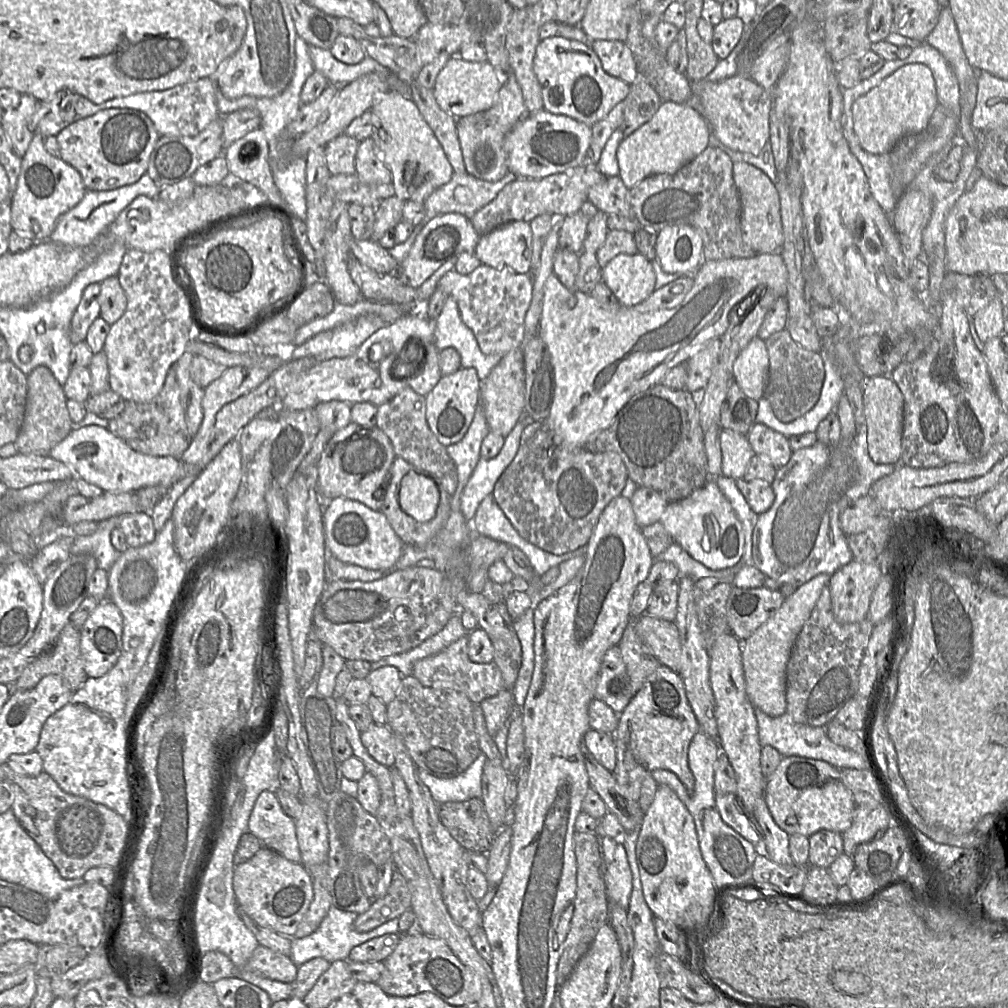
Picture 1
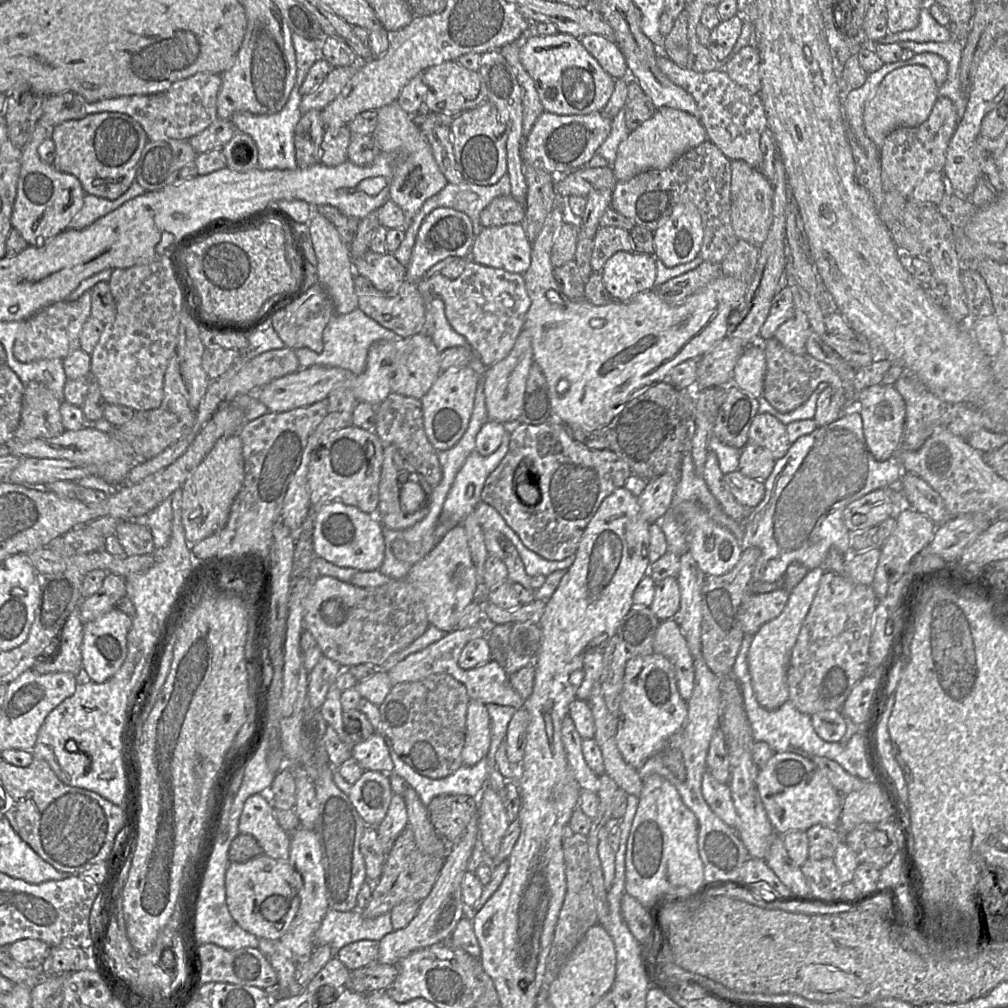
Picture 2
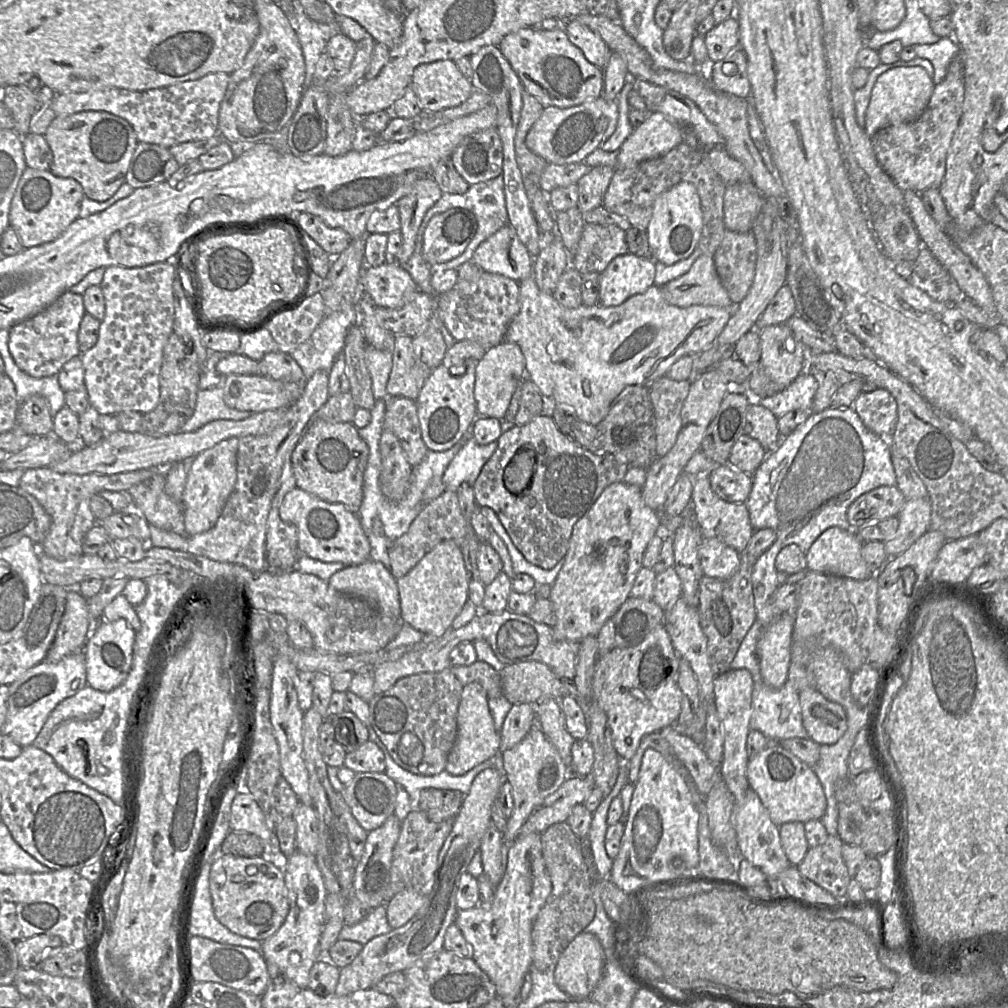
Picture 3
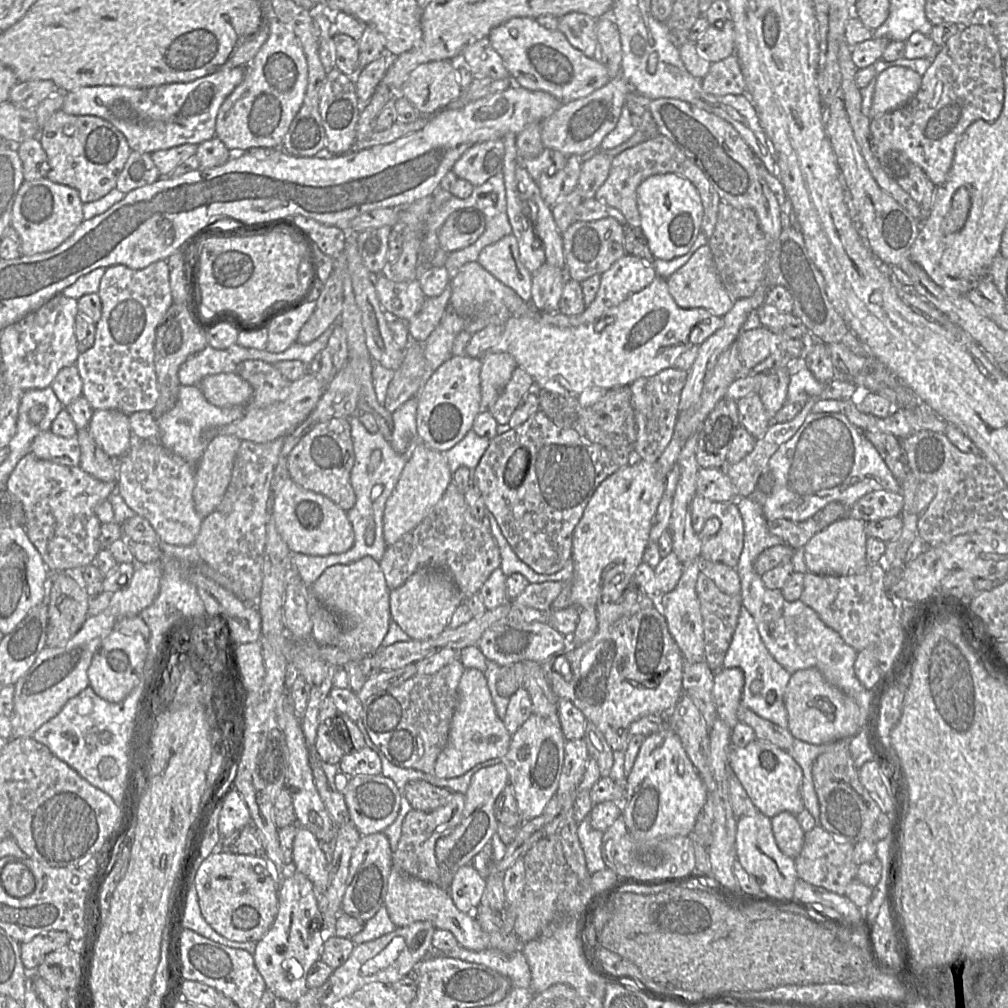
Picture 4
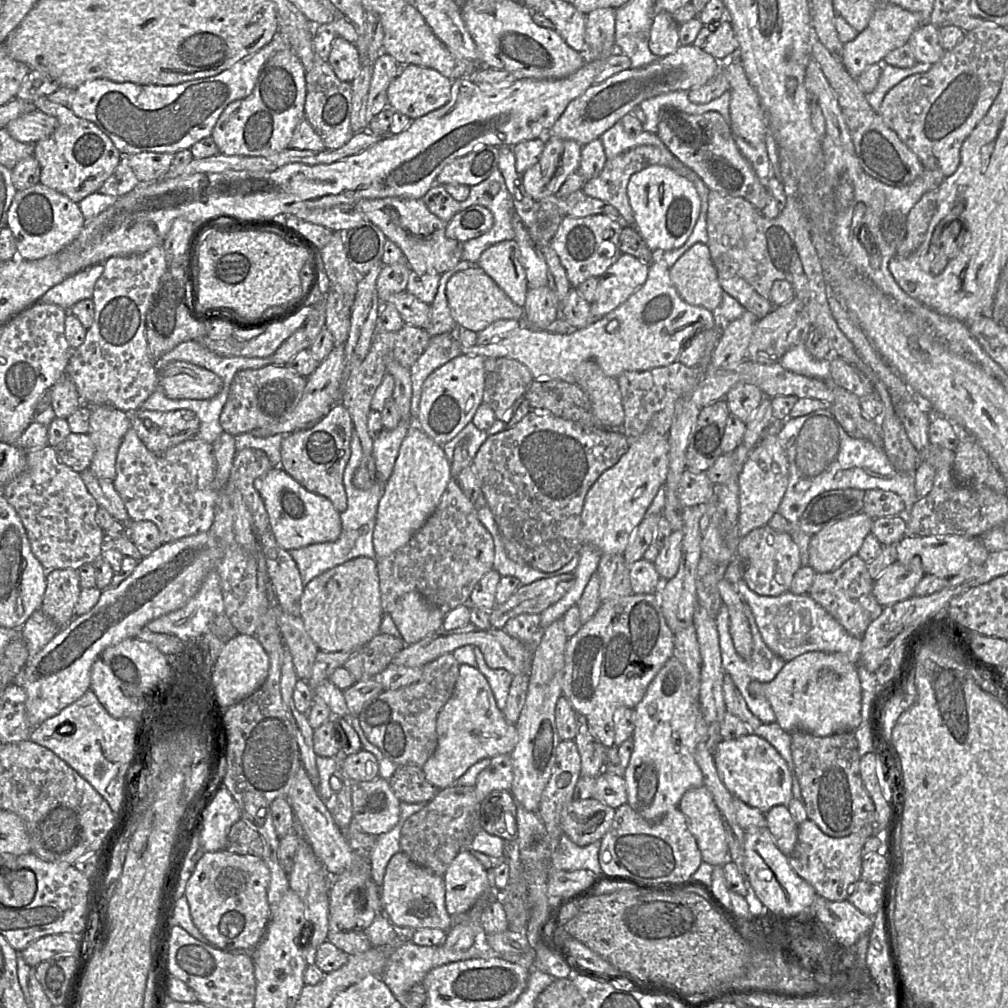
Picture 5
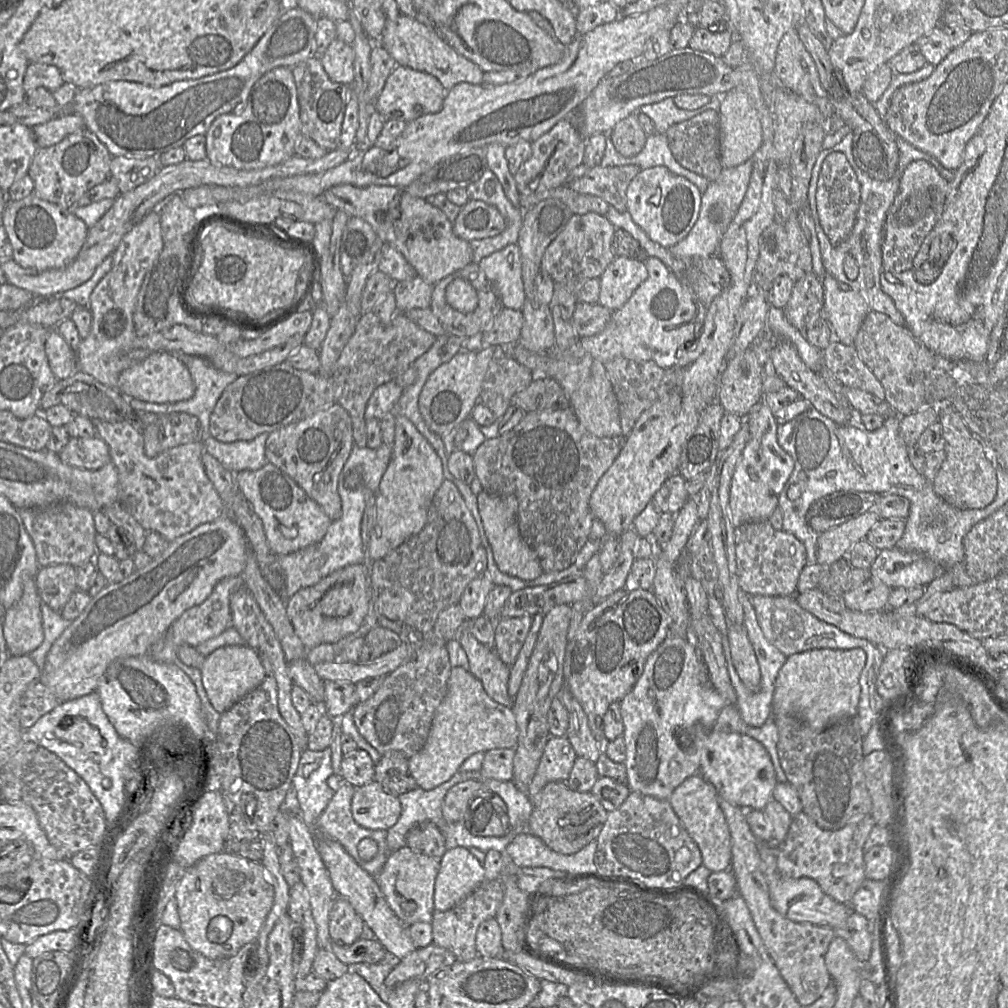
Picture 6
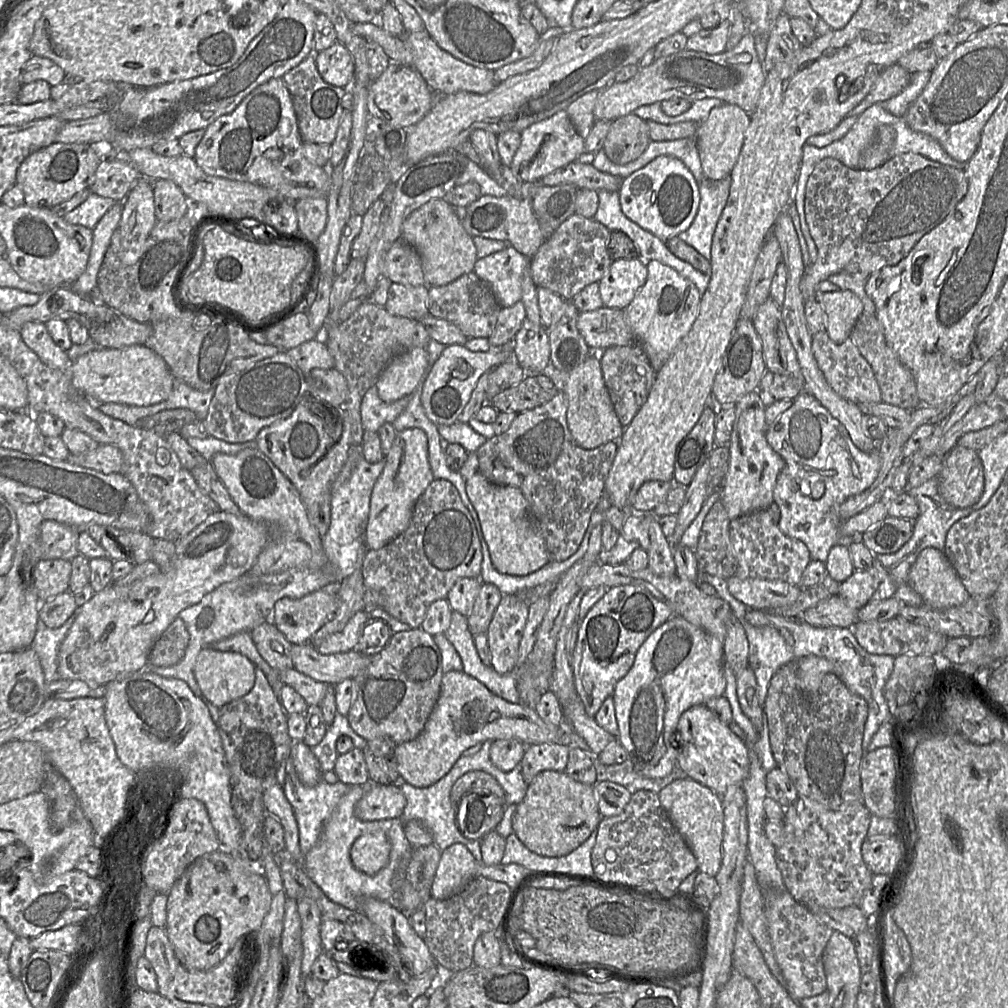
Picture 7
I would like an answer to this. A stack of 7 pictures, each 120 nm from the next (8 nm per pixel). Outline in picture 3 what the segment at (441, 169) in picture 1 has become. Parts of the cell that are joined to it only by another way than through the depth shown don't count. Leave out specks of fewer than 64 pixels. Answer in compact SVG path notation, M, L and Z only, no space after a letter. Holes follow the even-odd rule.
M433 177L419 179L411 192L398 200L402 246L396 262L404 265L412 256L418 229L426 212L440 199L442 191Z

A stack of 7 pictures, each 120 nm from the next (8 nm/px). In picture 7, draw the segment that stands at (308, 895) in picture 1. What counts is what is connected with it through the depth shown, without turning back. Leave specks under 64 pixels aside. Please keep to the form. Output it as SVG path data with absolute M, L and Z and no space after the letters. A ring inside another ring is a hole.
M222 850L196 859L171 887L166 905L166 933L180 963L189 970L209 970L217 966L236 942L257 932L271 905L271 893L259 863L233 857Z

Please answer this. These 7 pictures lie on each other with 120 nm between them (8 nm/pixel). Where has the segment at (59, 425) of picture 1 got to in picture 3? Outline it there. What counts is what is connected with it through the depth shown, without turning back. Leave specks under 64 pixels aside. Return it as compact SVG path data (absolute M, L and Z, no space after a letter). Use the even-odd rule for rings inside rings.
M34 394L19 405L14 429L31 436L52 435L53 419L47 399Z

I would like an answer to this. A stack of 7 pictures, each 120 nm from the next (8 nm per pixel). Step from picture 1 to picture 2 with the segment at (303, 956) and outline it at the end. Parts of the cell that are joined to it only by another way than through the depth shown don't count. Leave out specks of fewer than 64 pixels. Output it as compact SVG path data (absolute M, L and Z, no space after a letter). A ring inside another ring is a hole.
M329 909L315 932L313 941L314 947L328 945L333 950L333 956L335 956L347 944L360 940L380 941L392 931L390 912L386 912L375 918L365 918L361 910L337 911Z

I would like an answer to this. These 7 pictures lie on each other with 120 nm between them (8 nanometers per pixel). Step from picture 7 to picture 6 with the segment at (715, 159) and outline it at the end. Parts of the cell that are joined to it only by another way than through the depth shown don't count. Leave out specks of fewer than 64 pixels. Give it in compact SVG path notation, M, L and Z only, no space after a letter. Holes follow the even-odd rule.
M734 88L724 93L718 114L720 160L723 168L735 167L751 159L763 144L763 135L759 115L747 93L741 88Z

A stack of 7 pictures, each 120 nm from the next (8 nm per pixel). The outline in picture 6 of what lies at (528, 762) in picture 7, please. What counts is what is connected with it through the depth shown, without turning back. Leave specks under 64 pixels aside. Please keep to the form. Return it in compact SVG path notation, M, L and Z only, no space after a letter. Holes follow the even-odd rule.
M551 737L544 749L534 777L528 787L528 797L534 807L536 797L550 782L567 782L576 752L567 737Z

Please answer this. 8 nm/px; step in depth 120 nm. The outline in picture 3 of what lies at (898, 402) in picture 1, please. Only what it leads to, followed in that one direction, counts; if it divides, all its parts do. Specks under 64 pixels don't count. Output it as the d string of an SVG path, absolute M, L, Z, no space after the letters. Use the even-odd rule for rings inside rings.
M886 389L862 392L854 402L854 410L864 426L873 433L889 438L897 422L897 402Z

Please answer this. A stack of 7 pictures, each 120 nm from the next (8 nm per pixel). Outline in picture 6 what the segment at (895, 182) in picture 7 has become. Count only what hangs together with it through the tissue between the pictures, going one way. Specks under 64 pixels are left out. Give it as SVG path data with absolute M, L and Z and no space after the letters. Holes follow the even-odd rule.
M842 152L830 153L822 163L817 183L816 206L820 224L832 245L844 241L851 233L861 202L860 183ZM915 160L902 171L898 192L886 214L882 241L882 268L888 272L903 272L913 266L913 260L925 237L940 219L949 190L949 182L925 160ZM814 272L795 282L792 294L783 308L787 320L805 331L808 321L823 313L824 286Z

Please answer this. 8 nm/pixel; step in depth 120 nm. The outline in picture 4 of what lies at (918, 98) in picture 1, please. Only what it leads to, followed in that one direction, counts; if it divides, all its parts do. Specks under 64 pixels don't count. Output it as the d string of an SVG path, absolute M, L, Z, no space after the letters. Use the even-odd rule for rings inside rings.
M891 67L877 79L869 117L873 118L905 106L918 92L922 76L905 67Z

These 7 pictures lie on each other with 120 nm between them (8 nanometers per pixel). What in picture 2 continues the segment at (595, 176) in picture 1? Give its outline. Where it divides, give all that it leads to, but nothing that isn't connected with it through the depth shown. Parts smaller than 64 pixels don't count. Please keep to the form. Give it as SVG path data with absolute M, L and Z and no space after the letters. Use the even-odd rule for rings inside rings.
M511 195L498 196L480 213L480 223L485 227L519 224L525 218L524 204Z

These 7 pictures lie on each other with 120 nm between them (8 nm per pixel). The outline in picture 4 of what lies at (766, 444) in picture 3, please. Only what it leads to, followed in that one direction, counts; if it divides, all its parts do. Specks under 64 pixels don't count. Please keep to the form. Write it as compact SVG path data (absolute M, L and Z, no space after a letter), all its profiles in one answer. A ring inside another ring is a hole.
M750 394L737 402L739 423L756 439L764 437L772 421L769 419L759 394Z

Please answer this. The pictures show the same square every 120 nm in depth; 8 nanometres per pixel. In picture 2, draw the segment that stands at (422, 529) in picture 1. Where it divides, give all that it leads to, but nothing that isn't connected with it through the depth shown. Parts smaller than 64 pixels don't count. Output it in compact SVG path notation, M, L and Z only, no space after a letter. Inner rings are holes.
M385 445L379 481L379 504L376 511L376 517L384 527L404 530L421 521L429 512L427 505L414 513L407 513L402 509L400 487L406 481L419 483L427 497L431 497L433 487L401 457L395 445Z

